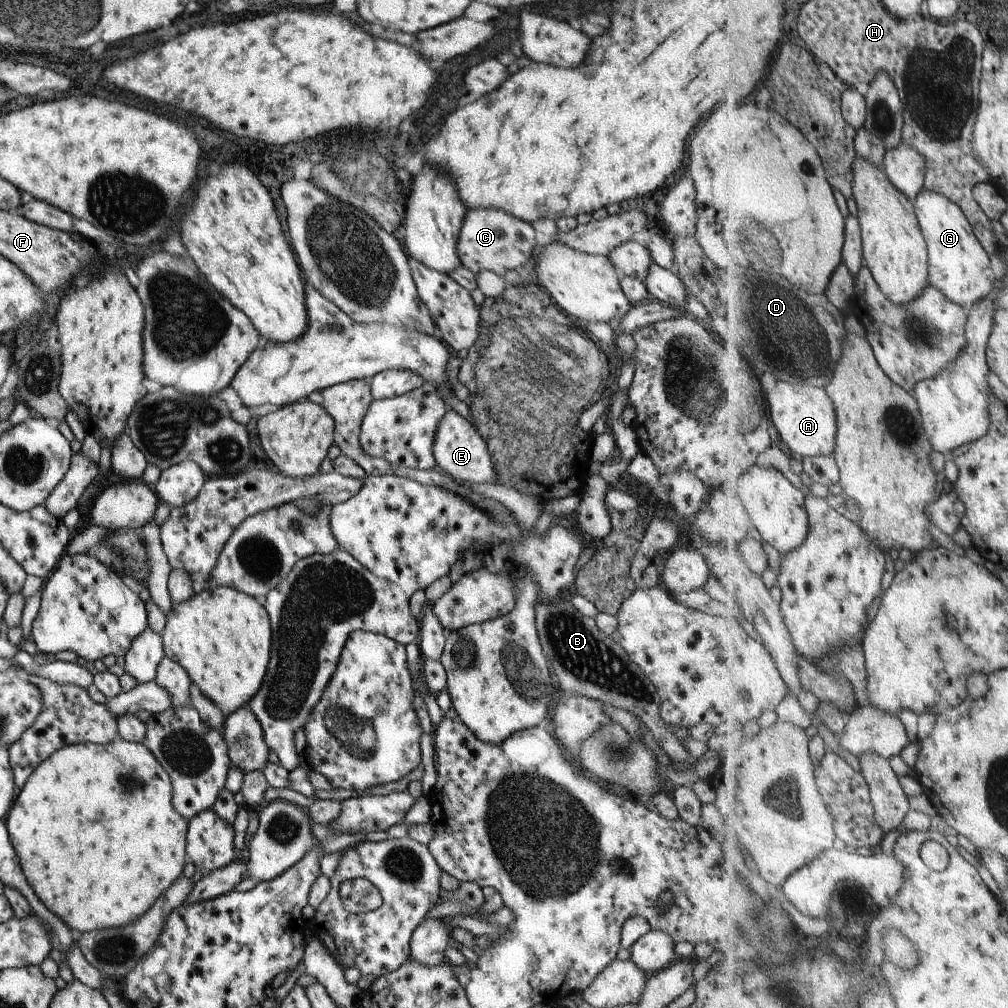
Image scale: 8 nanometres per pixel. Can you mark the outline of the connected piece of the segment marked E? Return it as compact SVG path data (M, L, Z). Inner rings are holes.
M446 409L438 422L431 447L435 464L454 480L465 480L469 483L493 483L493 452L487 448L486 442L479 436L476 428L454 409Z

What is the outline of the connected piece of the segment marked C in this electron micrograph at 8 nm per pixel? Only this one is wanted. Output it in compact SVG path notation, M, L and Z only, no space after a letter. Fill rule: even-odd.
M496 208L467 209L456 240L458 261L473 274L489 271L503 277L507 270L520 270L532 256L535 248L531 224Z

